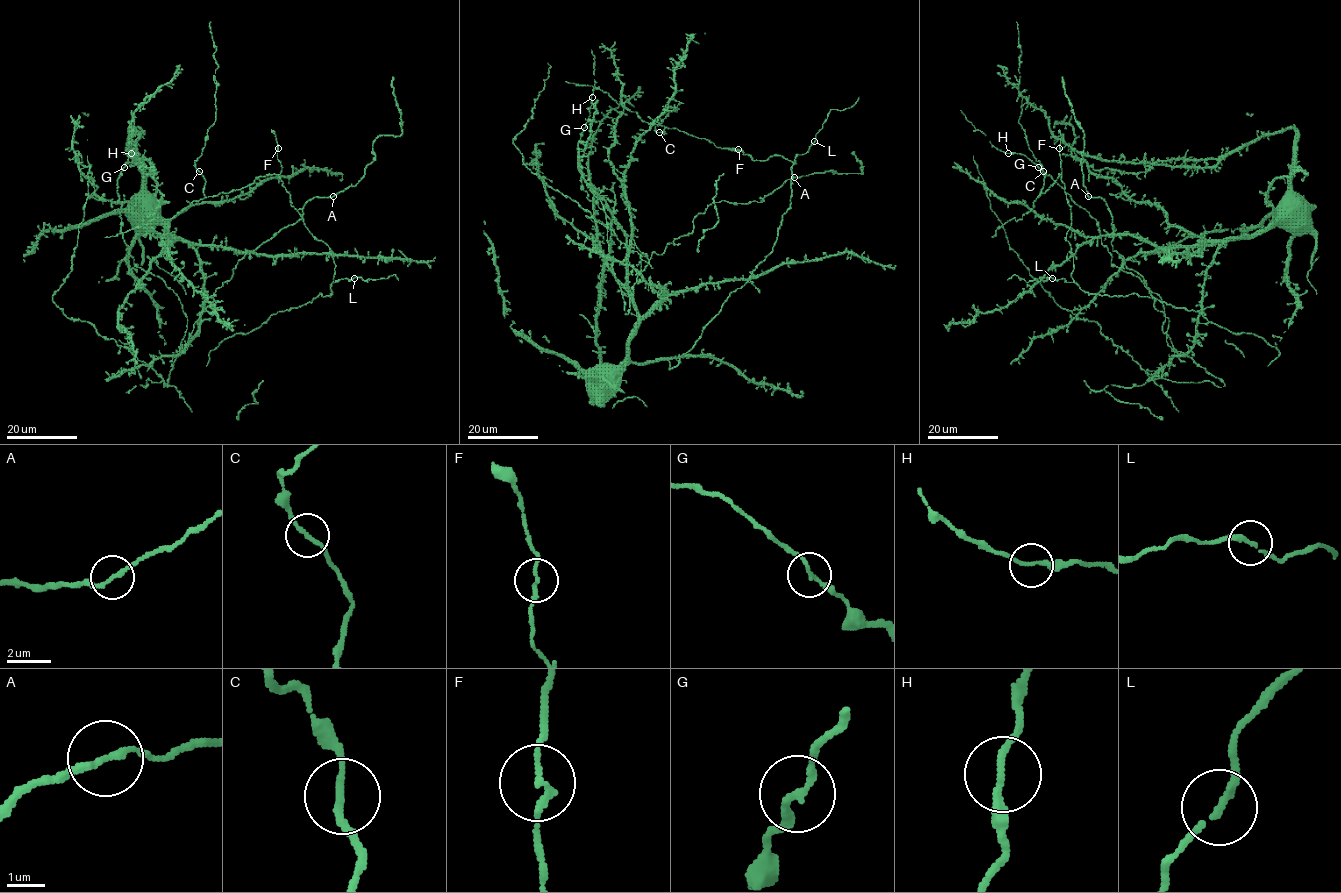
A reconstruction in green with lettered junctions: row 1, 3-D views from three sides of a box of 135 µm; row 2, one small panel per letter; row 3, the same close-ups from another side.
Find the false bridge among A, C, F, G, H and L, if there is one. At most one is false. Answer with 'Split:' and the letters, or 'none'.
Split: none

